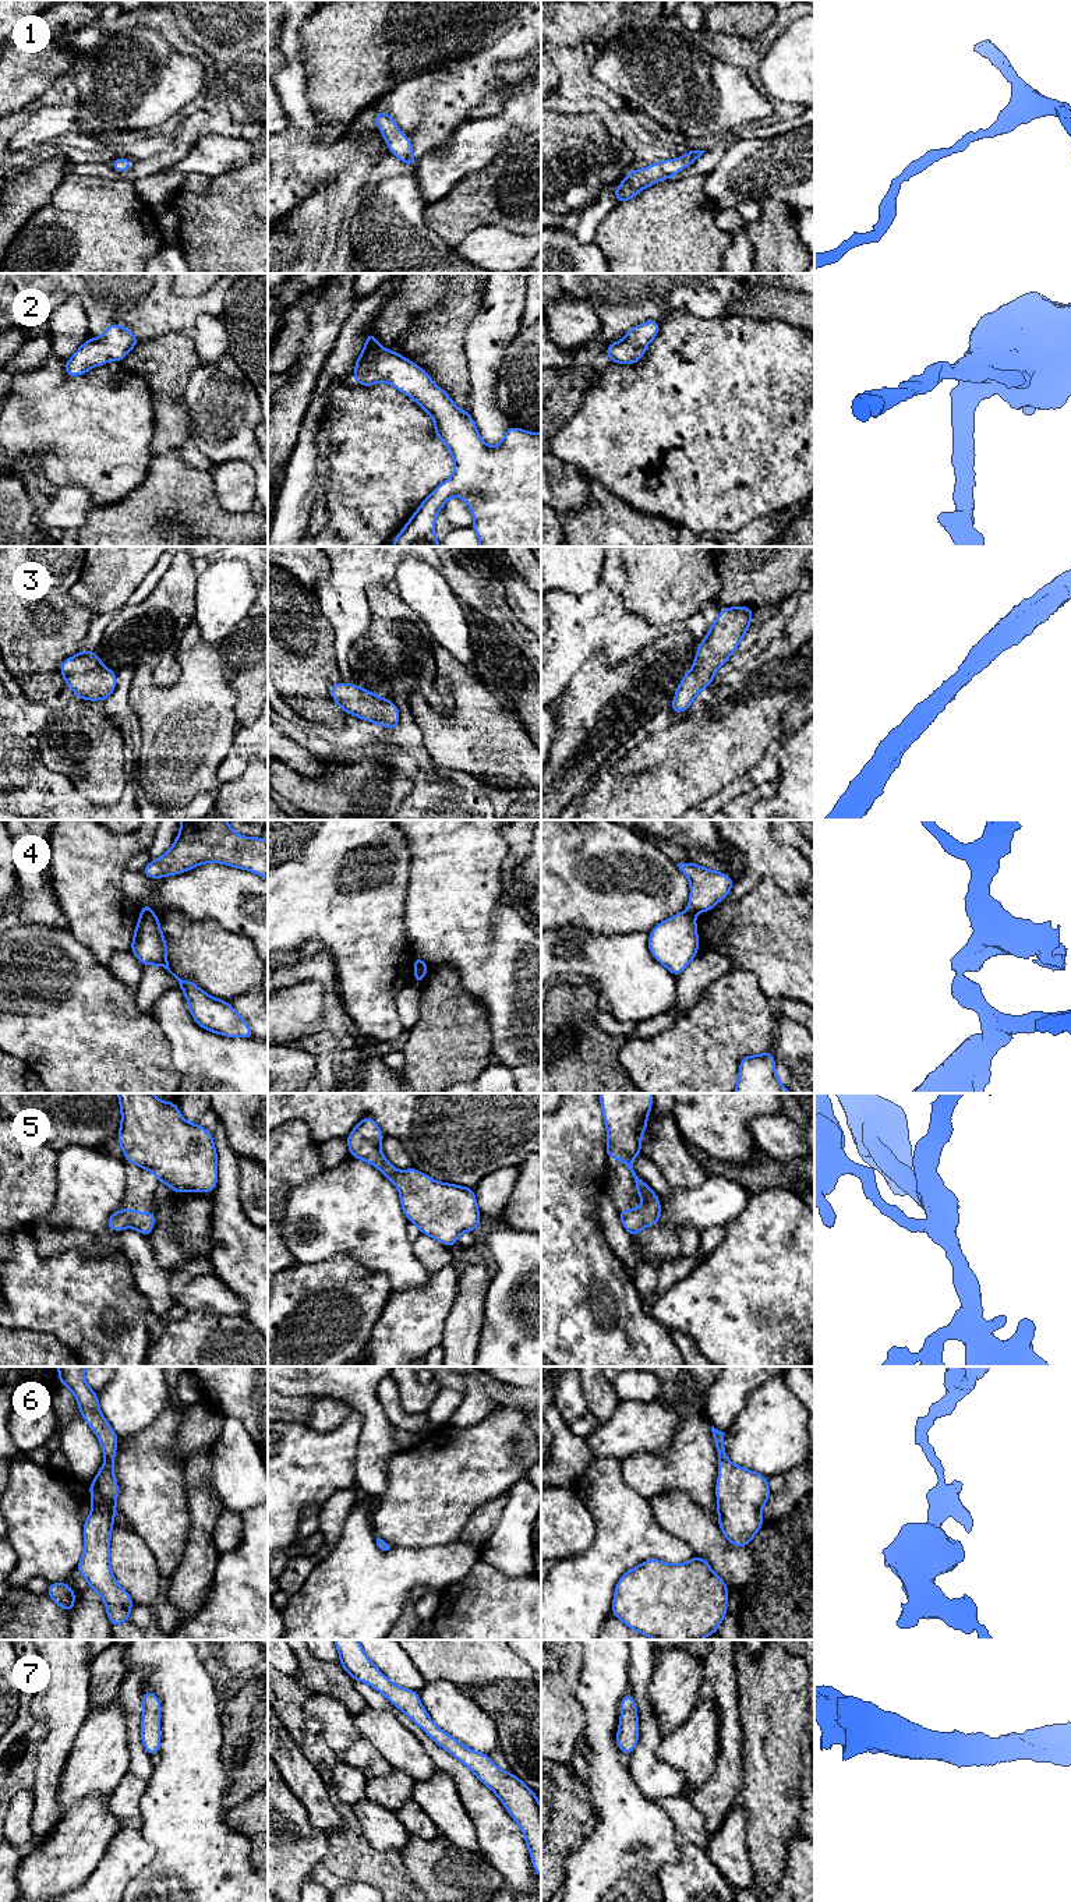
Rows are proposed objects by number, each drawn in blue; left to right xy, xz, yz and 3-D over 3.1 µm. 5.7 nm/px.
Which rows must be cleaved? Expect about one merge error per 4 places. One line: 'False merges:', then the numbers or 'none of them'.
False merges: 4

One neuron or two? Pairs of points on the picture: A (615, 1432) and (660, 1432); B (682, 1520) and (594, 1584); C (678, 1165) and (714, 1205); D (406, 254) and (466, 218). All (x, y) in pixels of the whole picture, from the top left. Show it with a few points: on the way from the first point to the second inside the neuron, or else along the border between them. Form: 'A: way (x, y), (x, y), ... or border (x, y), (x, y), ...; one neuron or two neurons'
A: way (626, 1431), (649, 1431); one neuron
B: border (651, 1501), (656, 1520), (693, 1549); two neurons
C: border (707, 1174), (697, 1187), (672, 1188); two neurons
D: border (426, 205), (424, 222), (455, 250); two neurons

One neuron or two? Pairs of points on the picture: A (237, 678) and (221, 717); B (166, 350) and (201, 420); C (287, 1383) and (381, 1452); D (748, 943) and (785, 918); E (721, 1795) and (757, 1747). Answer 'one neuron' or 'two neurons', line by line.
A: two neurons
B: two neurons
C: one neuron
D: one neuron
E: two neurons

